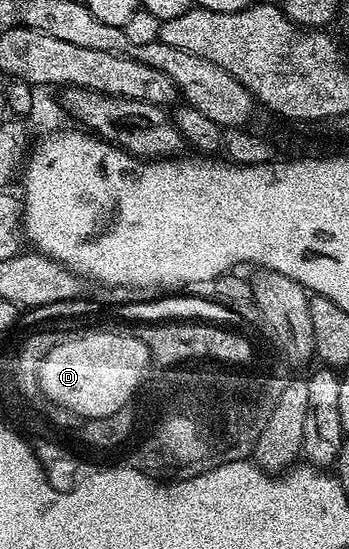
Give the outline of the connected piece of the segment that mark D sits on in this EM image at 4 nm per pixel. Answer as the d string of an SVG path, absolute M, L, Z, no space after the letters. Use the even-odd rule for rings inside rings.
M88 331L85 335L76 335L73 339L61 338L56 347L50 348L40 367L40 387L43 398L49 404L70 409L73 417L81 420L110 417L110 413L118 413L118 409L129 406L137 398L142 384L148 378L151 353L149 344L132 341L126 335L116 331Z

